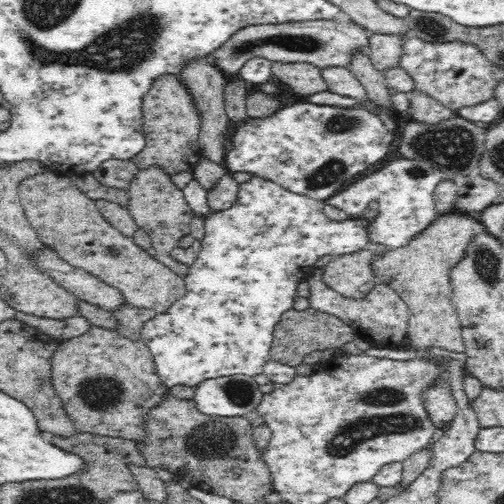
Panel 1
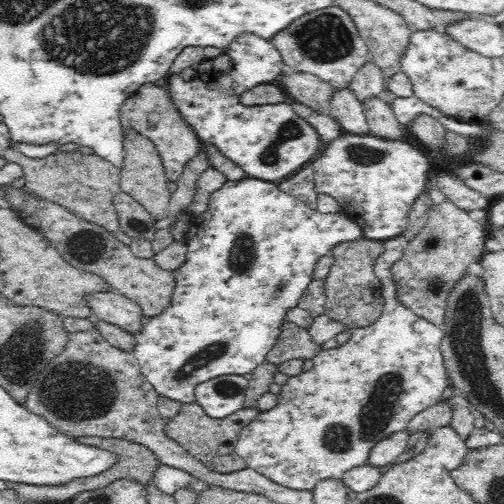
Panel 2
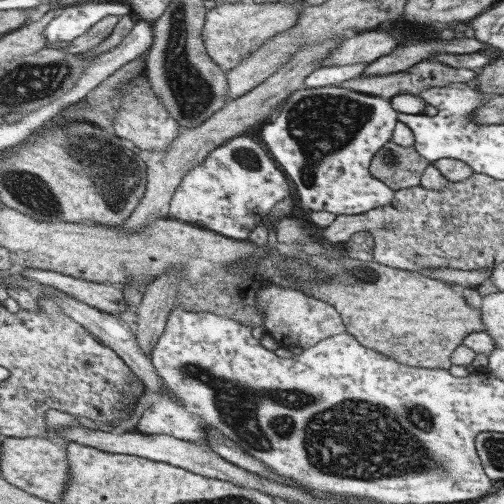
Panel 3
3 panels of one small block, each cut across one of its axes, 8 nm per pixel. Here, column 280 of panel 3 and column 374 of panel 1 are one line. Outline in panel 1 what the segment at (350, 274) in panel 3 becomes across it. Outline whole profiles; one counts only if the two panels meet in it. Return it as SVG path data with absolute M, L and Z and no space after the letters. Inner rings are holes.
M450 212L436 218L434 224L416 238L412 238L408 246L388 250L374 262L372 268L378 282L396 290L408 306L408 338L412 348L430 350L434 346L450 352L464 352L460 348L460 318L452 302L454 286L450 282L450 274L464 256L464 252L468 252L470 242L480 232L486 232L486 228L478 220L478 216Z

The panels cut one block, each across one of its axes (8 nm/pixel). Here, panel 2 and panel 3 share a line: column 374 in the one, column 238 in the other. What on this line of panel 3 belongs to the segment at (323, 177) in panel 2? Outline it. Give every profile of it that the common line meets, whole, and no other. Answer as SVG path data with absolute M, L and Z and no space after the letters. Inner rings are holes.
M243 134L227 140L223 146L213 150L203 164L195 166L189 174L183 176L169 204L169 218L179 220L183 224L203 224L205 230L213 230L227 238L247 242L247 236L255 228L261 228L265 224L271 208L285 196L289 196L289 184L285 176L277 170L275 162L267 158L267 152L257 142L253 142Z

